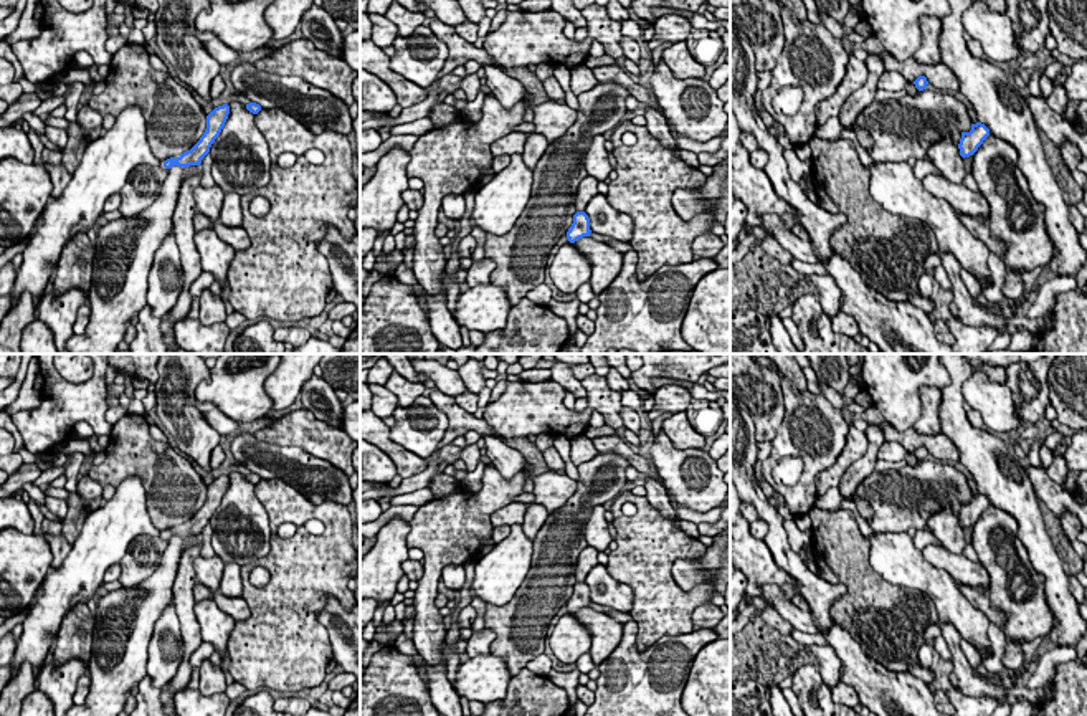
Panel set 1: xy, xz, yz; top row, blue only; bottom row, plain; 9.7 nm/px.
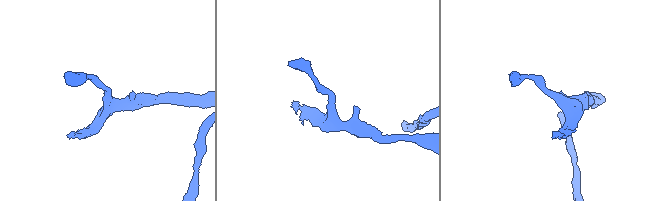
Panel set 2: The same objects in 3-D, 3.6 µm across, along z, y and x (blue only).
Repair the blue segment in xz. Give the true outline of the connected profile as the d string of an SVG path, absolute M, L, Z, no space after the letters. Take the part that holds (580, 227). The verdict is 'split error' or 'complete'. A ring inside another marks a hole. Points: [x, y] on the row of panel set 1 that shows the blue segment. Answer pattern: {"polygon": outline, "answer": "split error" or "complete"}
{"polygon": "M577 212L573 215L573 223L567 232L567 238L570 243L575 243L577 240L583 238L583 236L590 236L591 230L590 230L590 218L585 212Z", "answer": "complete"}

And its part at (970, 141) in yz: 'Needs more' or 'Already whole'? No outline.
Already whole

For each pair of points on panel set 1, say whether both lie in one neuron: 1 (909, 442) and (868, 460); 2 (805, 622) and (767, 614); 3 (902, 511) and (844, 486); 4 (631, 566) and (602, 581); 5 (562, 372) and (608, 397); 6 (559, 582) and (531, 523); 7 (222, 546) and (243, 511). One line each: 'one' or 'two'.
1: two
2: two
3: two
4: two
5: two
6: two
7: one

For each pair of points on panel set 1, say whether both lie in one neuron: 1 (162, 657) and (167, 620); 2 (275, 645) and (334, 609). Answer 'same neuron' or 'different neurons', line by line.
1: same neuron
2: different neurons

